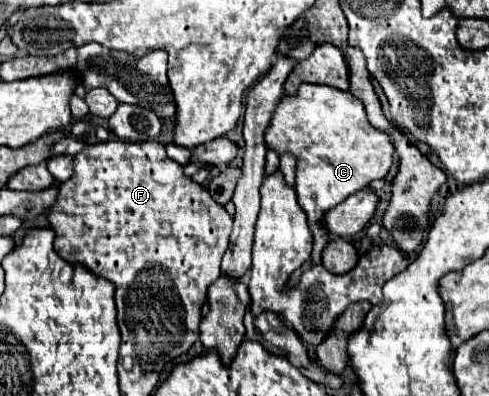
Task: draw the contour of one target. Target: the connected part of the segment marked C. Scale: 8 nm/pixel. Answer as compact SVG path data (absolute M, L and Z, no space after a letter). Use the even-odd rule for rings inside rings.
M301 84L295 96L283 96L281 104L277 106L273 114L273 122L269 130L265 132L265 142L269 148L273 148L277 154L293 154L297 158L297 172L295 172L295 192L299 198L299 206L305 210L309 218L309 228L313 232L313 256L311 264L321 264L321 250L325 248L325 242L329 240L329 232L325 232L325 226L321 224L323 214L343 202L347 196L355 194L357 190L363 190L379 176L387 176L393 166L393 152L395 146L391 142L391 136L373 128L367 120L363 102L355 98L351 92L343 92L331 86L321 84Z

